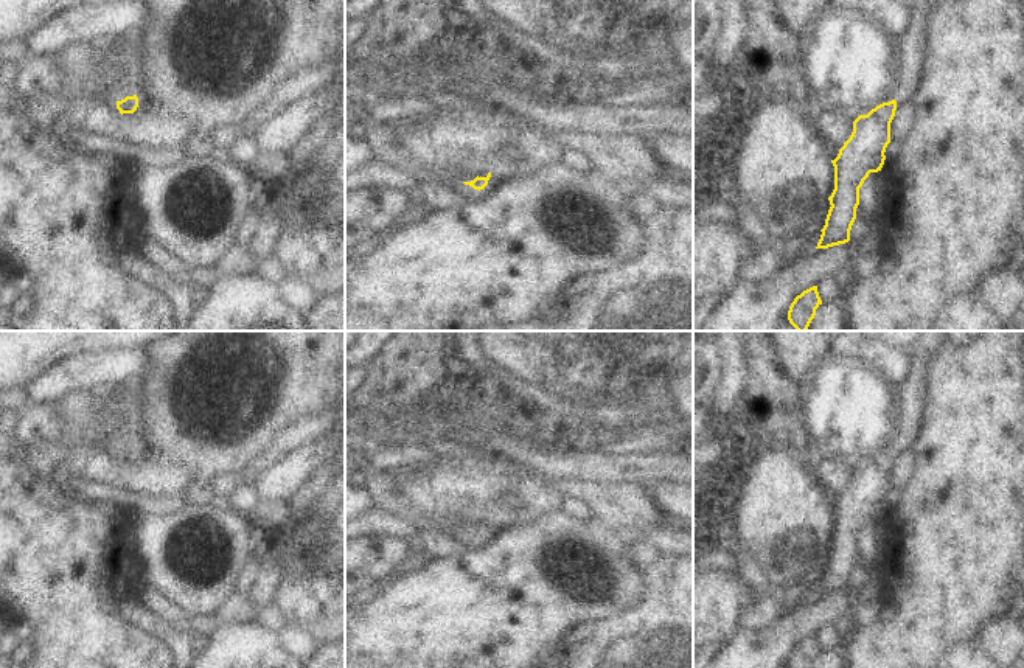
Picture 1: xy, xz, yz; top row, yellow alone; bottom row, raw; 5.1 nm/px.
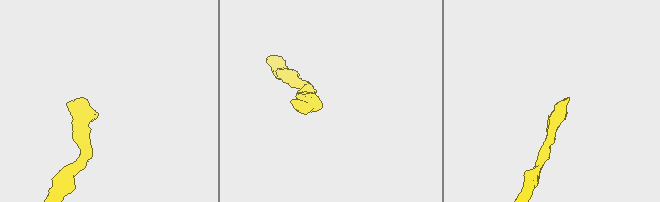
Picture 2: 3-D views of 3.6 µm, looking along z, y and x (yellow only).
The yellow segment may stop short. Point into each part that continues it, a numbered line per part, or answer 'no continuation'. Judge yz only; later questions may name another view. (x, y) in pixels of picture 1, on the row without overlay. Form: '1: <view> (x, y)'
no continuation

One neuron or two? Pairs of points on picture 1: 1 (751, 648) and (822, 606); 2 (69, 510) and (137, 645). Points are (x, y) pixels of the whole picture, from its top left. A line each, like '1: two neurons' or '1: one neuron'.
1: one neuron
2: one neuron

